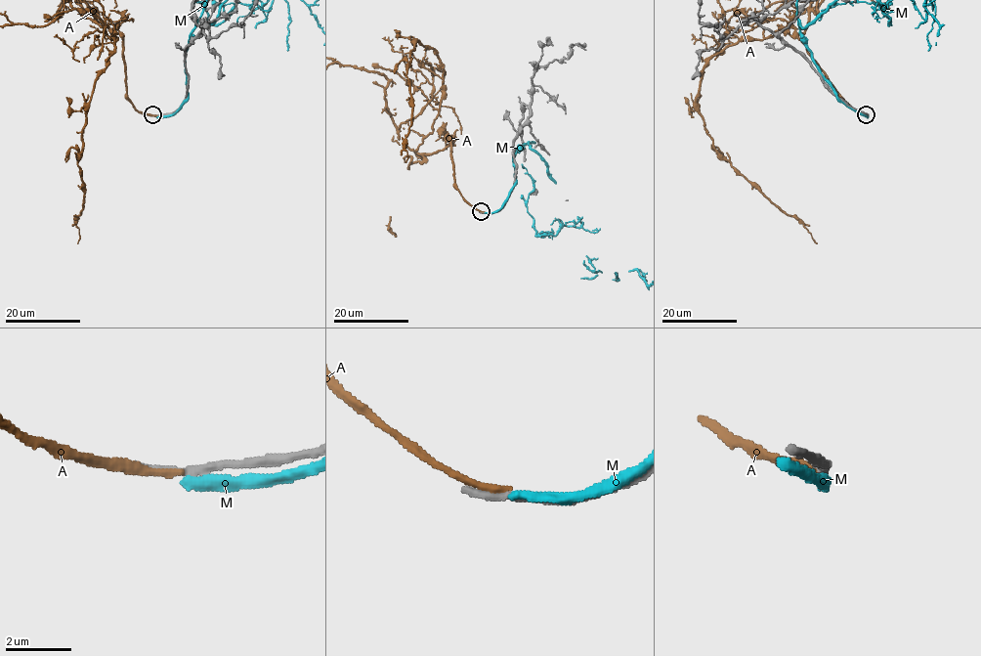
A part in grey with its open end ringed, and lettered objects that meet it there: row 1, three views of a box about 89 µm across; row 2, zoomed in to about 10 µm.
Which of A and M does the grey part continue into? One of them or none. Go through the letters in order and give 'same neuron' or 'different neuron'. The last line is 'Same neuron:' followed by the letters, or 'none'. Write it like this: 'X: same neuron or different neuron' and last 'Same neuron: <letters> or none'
A: different neuron
M: different neuron
Same neuron: none

